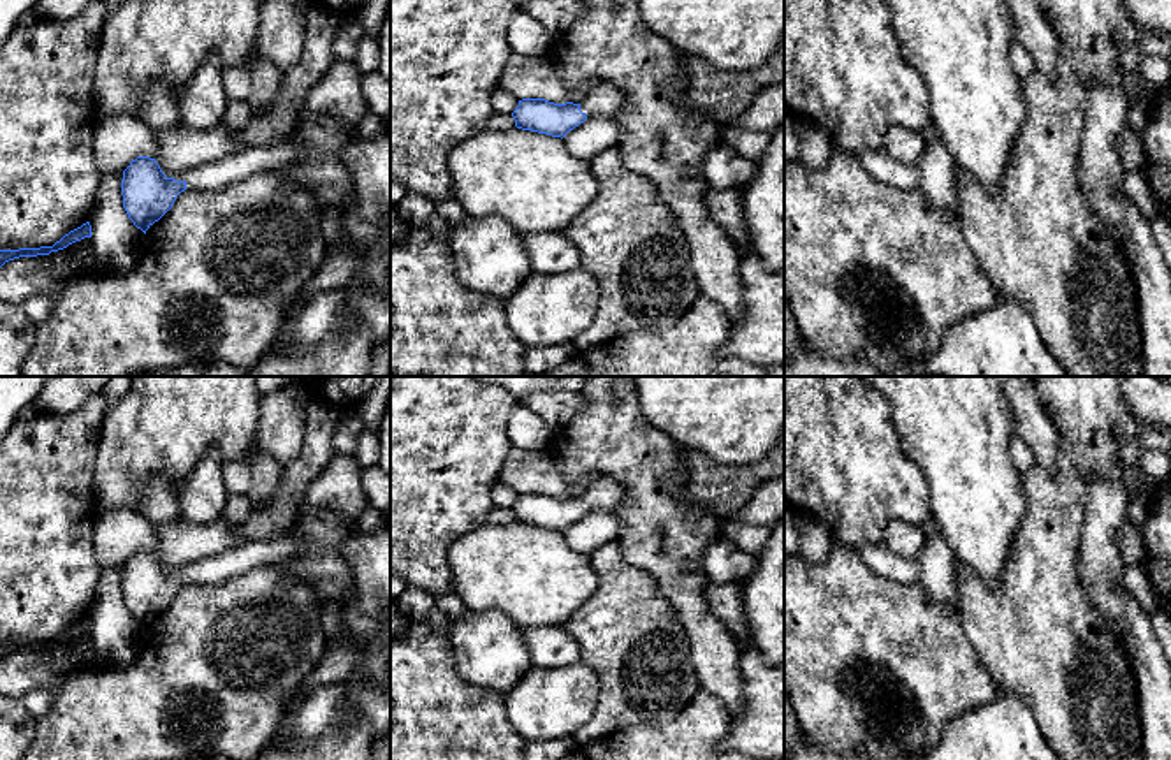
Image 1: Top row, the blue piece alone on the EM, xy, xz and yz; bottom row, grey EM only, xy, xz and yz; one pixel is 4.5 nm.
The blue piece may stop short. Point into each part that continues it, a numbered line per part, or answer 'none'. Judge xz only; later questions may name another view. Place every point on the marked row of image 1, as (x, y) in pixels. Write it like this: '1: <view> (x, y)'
1: xz (603, 101)

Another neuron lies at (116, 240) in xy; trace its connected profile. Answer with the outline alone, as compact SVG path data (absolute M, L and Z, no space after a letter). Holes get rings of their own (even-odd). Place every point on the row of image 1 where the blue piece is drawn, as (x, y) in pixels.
M123 172L98 174L97 202L90 215L97 269L107 273L130 271L146 241L146 234L134 225L123 208L121 179Z

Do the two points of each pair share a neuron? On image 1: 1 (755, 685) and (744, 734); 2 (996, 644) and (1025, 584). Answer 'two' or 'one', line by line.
1: one
2: one

